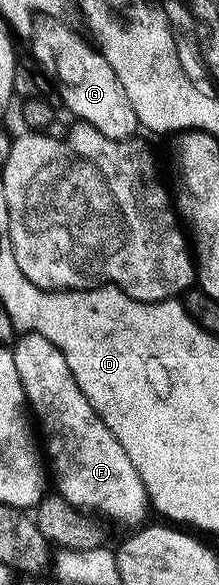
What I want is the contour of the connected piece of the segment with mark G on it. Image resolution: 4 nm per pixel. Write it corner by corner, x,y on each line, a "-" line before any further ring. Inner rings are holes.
40,17
35,20
30,36
32,42
32,55
61,83
68,87
64,91
64,103
72,115
77,115
81,124
94,128
102,137
110,137
119,143
127,143
137,138
136,131
141,130
138,117
118,81
114,69
110,69
104,55
83,34
79,35
72,27
64,24
65,20
60,17

